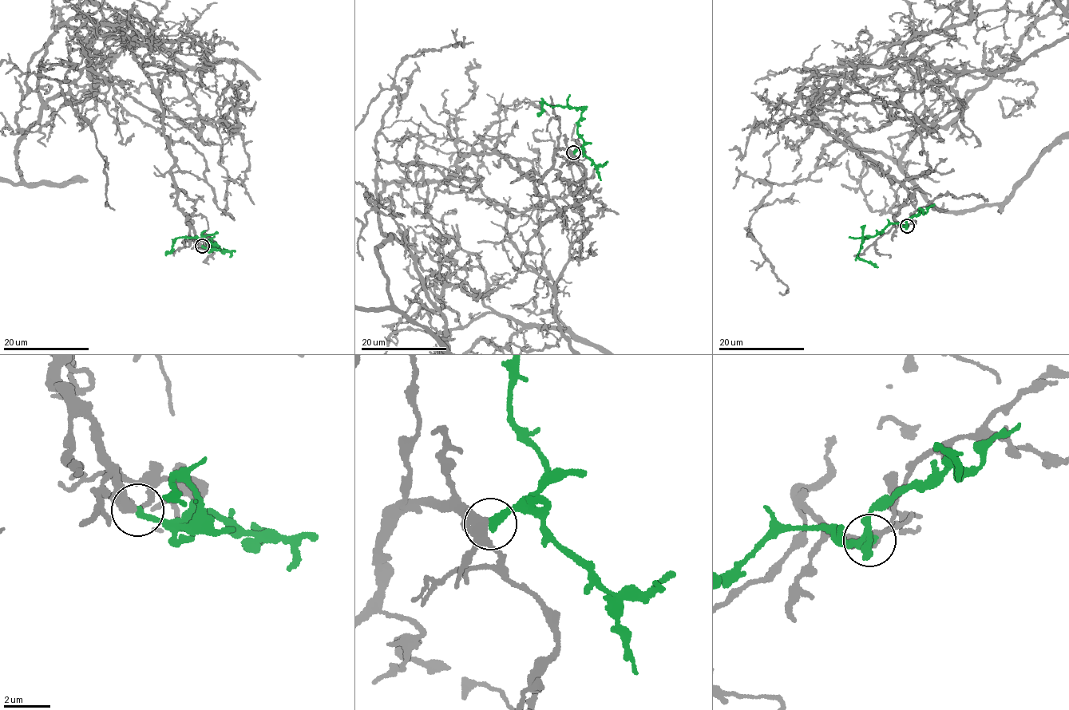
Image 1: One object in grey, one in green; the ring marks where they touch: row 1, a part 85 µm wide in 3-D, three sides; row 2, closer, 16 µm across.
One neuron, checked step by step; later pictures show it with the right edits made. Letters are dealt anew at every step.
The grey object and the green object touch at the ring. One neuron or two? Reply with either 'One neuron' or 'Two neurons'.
One neuron

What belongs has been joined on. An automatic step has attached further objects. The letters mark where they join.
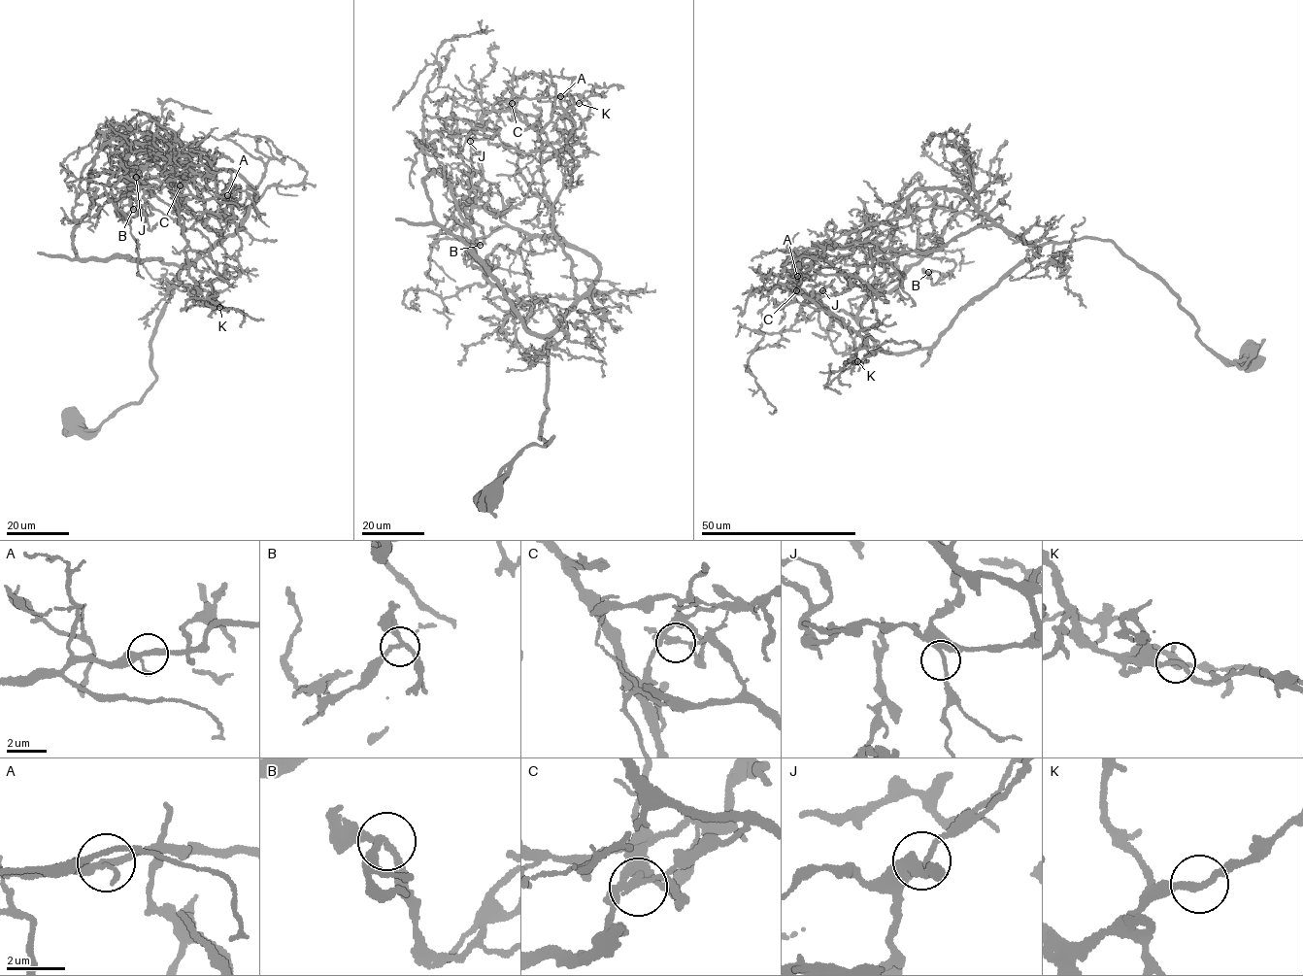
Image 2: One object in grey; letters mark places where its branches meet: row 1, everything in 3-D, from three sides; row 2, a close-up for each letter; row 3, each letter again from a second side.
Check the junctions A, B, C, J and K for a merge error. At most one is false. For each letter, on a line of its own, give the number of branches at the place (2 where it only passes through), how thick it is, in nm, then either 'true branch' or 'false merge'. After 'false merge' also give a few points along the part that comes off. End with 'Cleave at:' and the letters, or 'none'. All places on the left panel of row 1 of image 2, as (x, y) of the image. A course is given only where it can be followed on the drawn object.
A: 3 branches meet; 240 nm thick; true branch
B: 3 branches meet; 190 nm thick; true branch
C: 5 branches meet; 200 nm thick; false merge; foreign part runs (180, 185), (184, 185), (200, 199), (246, 191), (261, 220), (268, 227)
J: 2 branches meet; 240 nm thick; true branch
K: 2 branches meet; 200 nm thick; true branch
Cleave at: C

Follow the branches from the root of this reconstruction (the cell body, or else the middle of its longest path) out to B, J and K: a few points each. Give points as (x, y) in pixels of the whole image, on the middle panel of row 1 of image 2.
B: (486, 500), (553, 437), (549, 342), (437, 222), (424, 177), (444, 177), (485, 272), (480, 245)
J: (486, 500), (553, 437), (548, 349), (576, 286), (552, 209), (515, 178), (536, 152), (470, 141)
K: (486, 500), (553, 437), (548, 349), (576, 300), (552, 208), (573, 107), (506, 102), (542, 131), (579, 103)

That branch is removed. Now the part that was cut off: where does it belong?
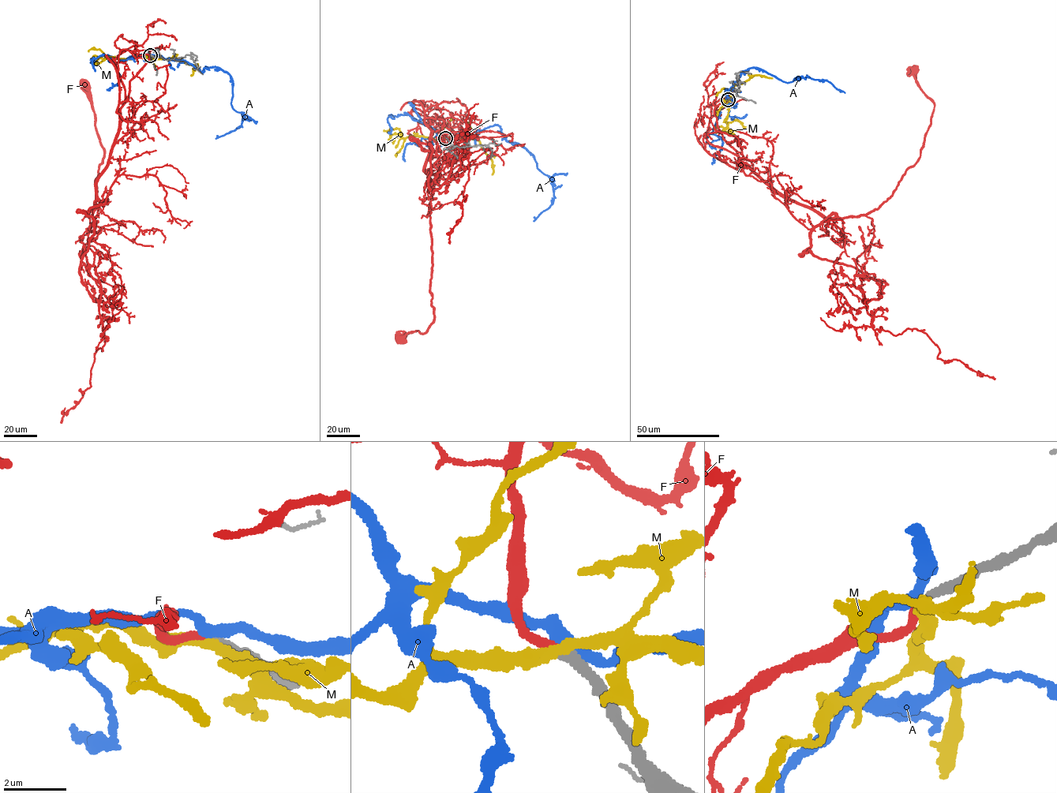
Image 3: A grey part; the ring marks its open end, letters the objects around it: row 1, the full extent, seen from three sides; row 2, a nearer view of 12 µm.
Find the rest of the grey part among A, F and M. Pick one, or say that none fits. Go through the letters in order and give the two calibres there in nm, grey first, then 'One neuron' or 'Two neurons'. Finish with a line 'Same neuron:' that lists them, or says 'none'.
A: Thickness 320 nm (grey) against 360 nm. Two neurons
F: Thickness 280 nm (grey) against 280 nm. One neuron
M: Thickness 300 nm (grey) against 280 nm. Two neurons
Same neuron: F

